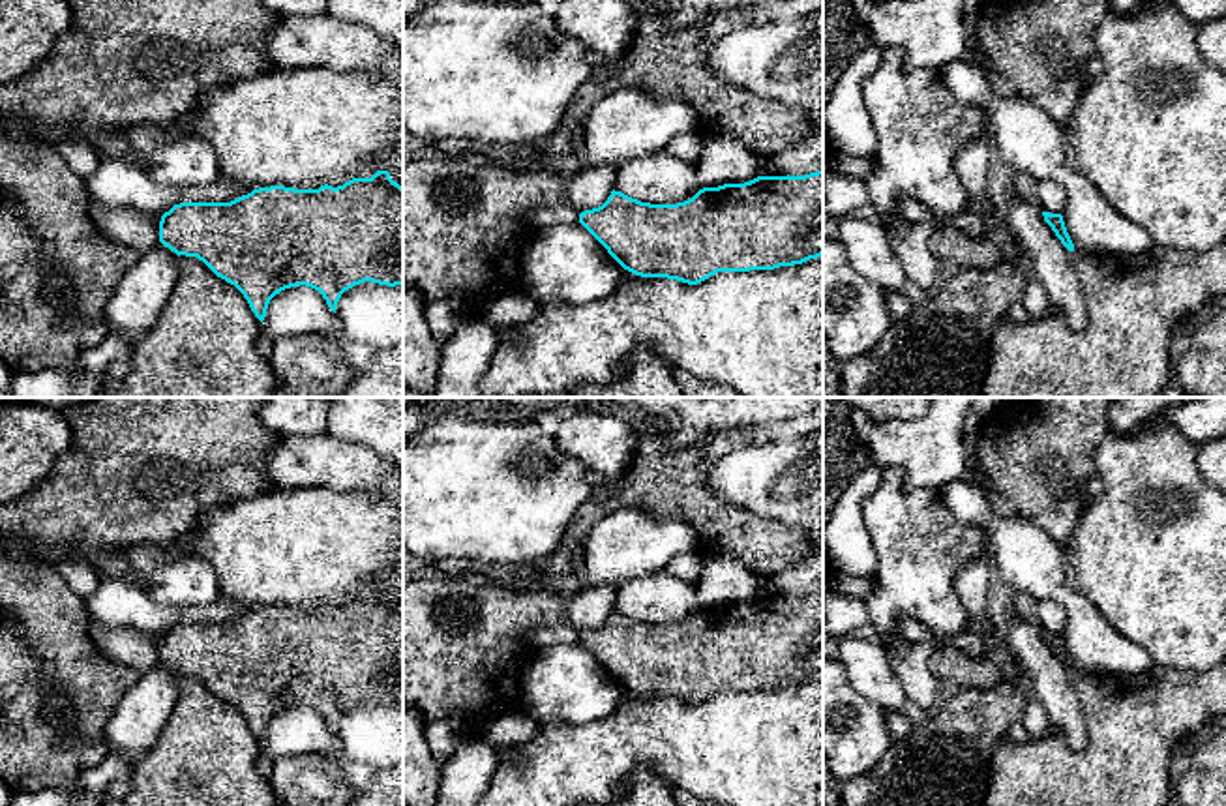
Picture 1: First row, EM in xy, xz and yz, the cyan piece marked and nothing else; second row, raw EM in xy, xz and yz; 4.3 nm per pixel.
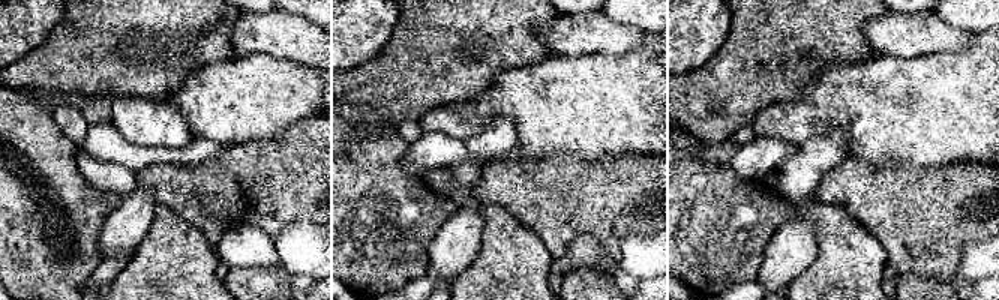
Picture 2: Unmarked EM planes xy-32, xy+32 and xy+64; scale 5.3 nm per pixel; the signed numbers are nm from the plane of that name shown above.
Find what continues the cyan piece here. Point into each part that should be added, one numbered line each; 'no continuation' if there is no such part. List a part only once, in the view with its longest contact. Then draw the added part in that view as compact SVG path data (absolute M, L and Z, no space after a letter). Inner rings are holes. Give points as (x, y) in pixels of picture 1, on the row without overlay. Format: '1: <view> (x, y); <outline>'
no continuation

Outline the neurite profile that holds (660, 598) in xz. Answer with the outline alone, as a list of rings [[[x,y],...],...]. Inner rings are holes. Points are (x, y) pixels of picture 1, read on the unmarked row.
[[[665,572],[617,585],[615,611],[650,624],[677,624],[699,611],[692,583]]]

